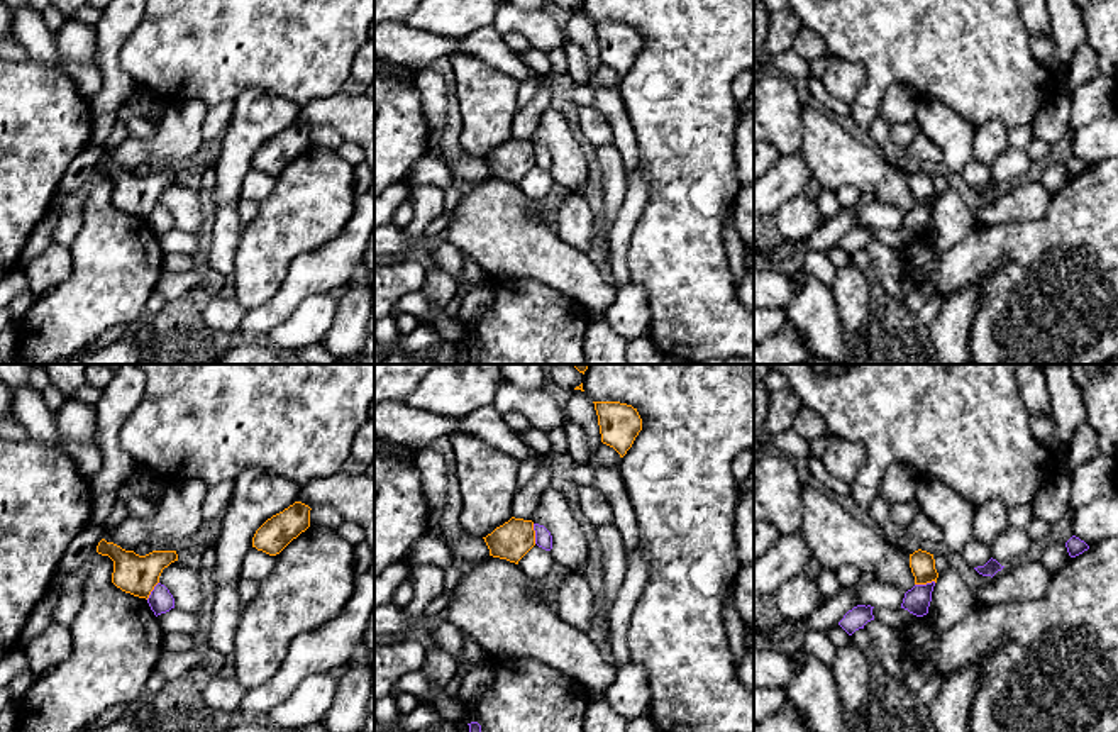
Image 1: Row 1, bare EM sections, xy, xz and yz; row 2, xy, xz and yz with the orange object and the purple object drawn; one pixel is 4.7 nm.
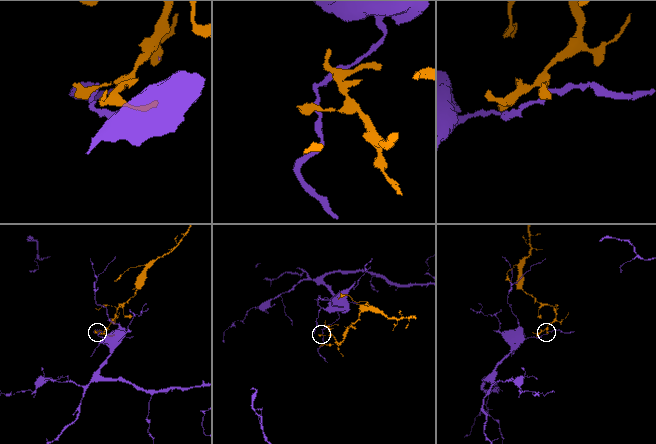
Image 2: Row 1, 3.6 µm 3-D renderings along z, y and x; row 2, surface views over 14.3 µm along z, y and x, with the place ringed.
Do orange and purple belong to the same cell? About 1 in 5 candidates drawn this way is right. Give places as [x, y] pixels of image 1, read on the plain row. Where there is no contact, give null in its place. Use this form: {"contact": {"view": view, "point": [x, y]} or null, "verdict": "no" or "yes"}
{"contact": {"view": "yz", "point": [925, 204]}, "verdict": "no"}

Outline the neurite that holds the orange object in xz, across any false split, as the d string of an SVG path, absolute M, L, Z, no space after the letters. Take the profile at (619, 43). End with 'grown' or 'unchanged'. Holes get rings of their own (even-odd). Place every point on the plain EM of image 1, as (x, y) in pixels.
M620 22L593 24L598 36L601 63L613 68L623 78L642 51L642 39L637 29Z; unchanged

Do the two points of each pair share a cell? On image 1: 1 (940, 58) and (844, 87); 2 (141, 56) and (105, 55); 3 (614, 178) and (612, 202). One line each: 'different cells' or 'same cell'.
1: different cells
2: different cells
3: same cell

